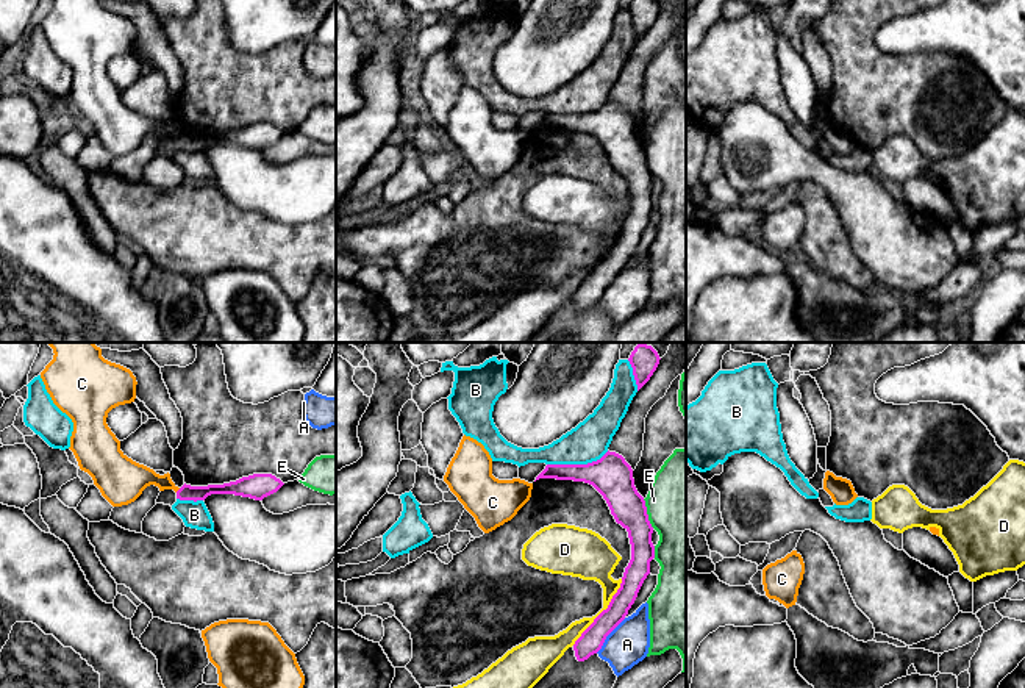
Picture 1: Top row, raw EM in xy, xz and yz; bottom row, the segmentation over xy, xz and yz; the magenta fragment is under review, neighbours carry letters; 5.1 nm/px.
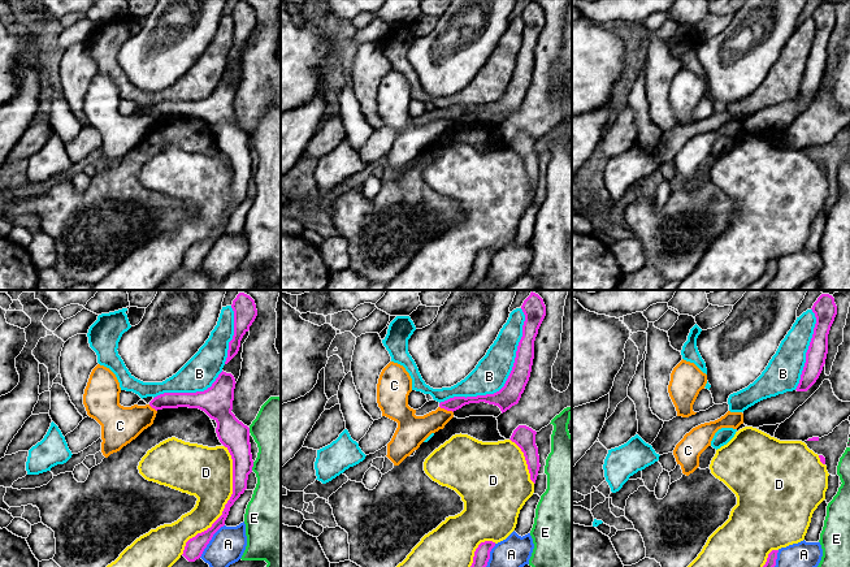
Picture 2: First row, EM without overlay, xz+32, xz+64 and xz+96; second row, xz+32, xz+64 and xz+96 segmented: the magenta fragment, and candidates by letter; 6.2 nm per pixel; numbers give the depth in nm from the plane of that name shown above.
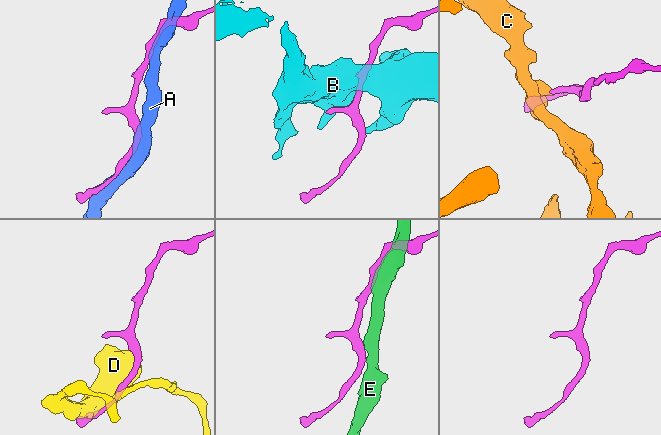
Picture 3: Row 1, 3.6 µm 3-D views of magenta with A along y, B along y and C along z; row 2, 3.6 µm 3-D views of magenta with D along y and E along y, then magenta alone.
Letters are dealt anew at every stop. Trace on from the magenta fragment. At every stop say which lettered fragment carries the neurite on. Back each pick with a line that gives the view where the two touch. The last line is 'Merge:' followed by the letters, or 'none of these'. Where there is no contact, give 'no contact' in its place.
Merge: none of these

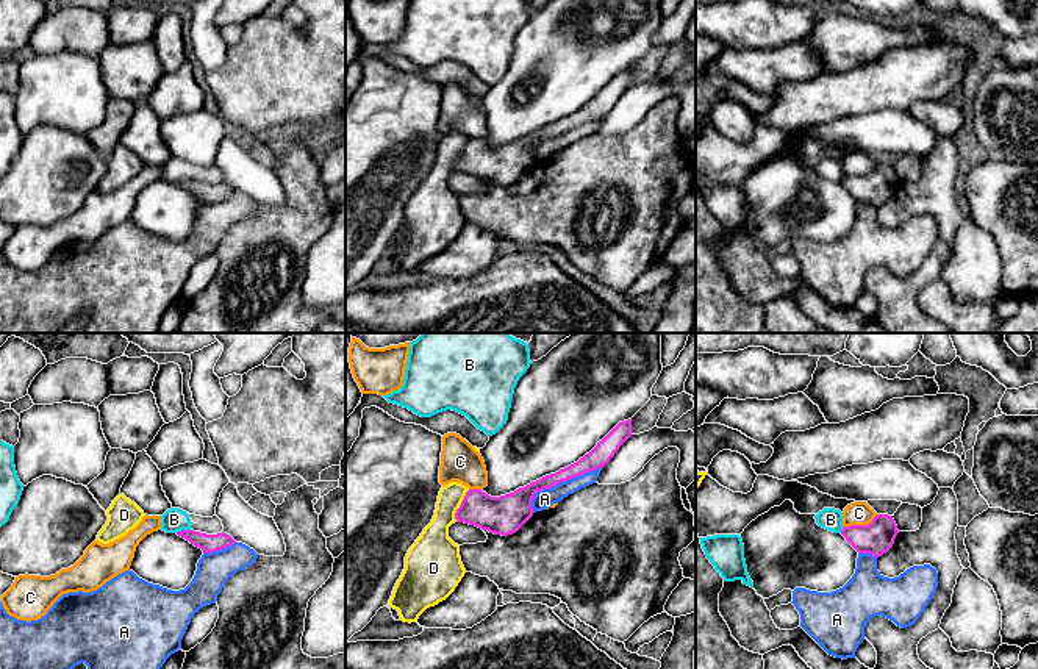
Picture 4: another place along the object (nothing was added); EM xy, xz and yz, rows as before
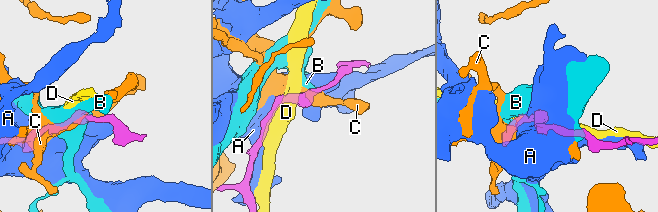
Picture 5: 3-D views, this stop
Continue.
Merge: none of these

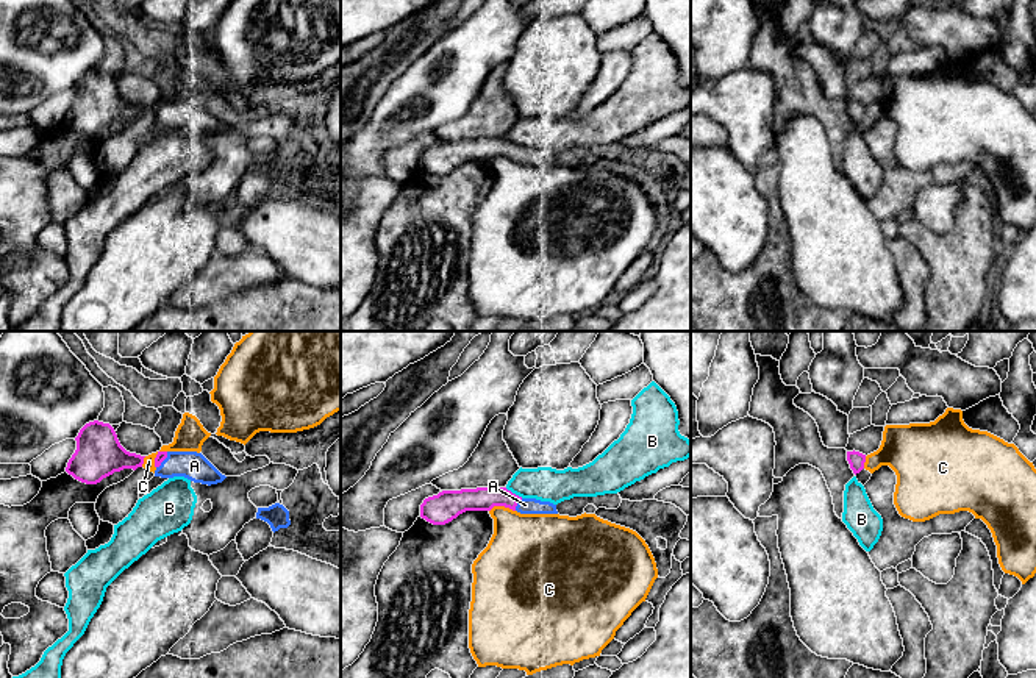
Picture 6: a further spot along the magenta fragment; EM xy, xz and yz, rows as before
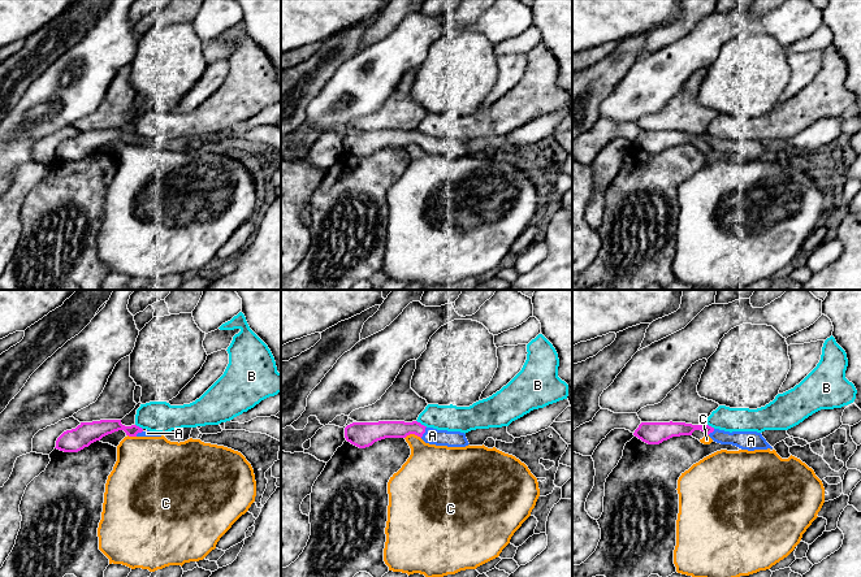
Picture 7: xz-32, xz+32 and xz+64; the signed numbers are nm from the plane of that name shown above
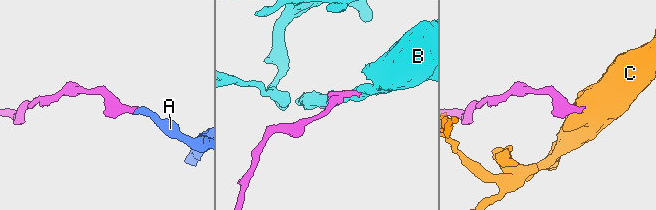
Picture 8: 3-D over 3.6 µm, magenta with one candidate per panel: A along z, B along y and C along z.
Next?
A: meets magenta in xz
Merge: A

